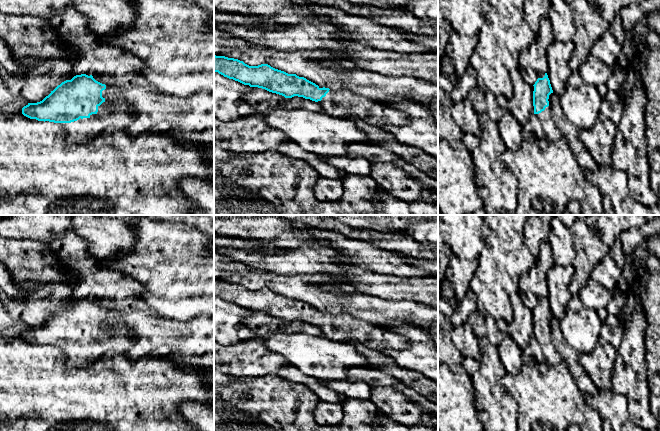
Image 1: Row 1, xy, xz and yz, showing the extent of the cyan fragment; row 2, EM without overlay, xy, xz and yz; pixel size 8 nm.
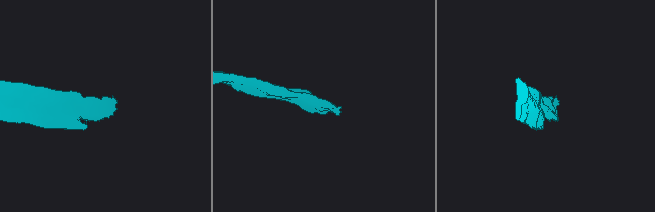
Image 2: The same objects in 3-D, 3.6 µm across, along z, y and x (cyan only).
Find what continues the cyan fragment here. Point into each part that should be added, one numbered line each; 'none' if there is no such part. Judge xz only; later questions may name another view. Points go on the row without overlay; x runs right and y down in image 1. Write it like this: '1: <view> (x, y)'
1: xz (343, 327)

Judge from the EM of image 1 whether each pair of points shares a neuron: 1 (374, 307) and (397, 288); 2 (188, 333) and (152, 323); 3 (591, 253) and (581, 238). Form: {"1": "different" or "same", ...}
{"1": "different", "2": "same", "3": "same"}

